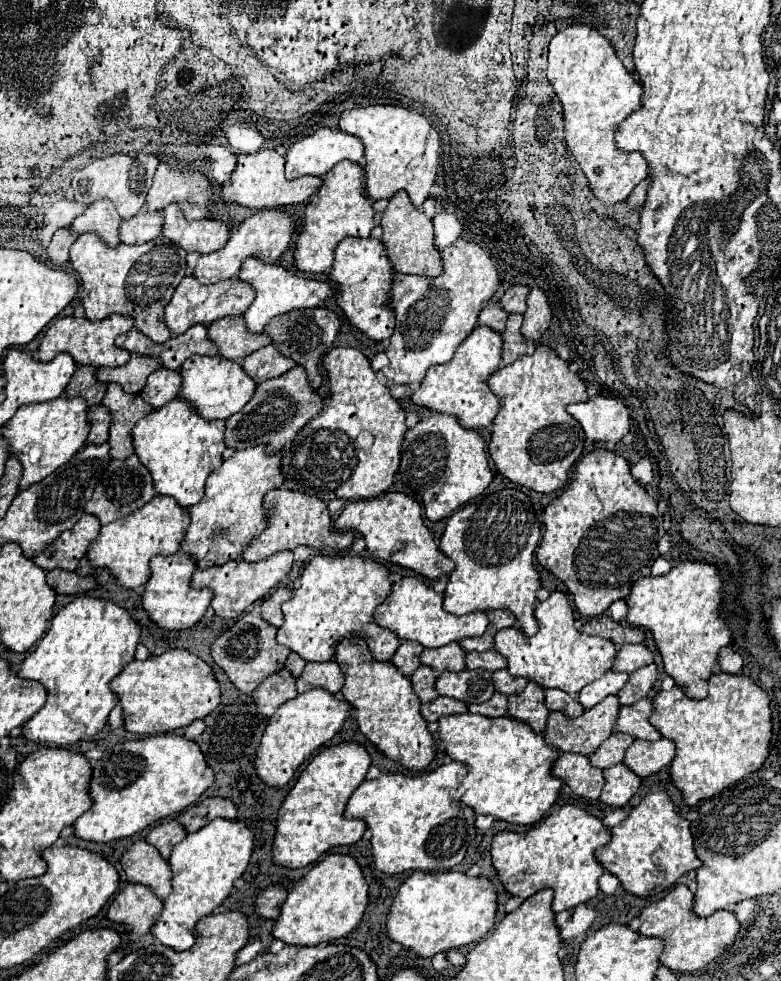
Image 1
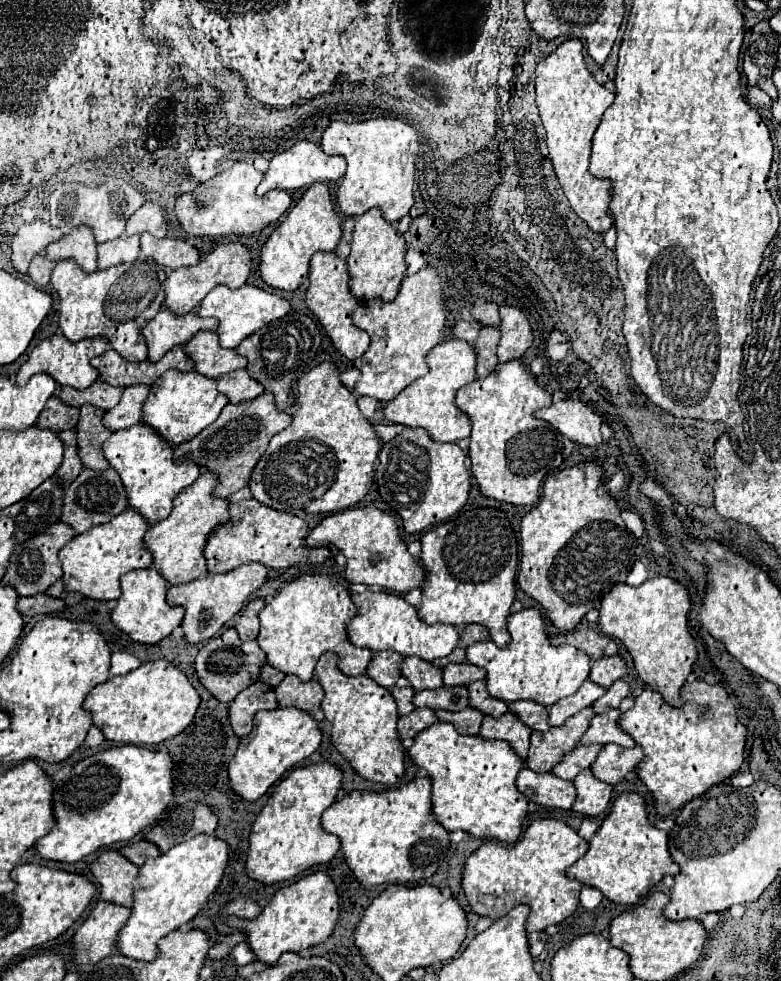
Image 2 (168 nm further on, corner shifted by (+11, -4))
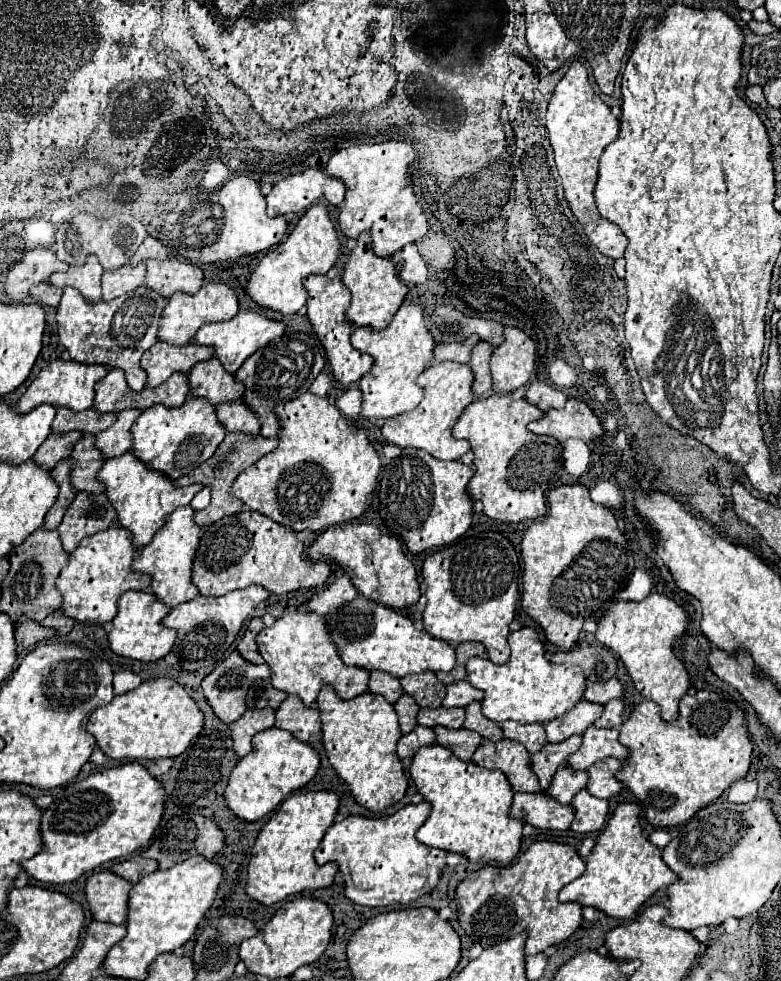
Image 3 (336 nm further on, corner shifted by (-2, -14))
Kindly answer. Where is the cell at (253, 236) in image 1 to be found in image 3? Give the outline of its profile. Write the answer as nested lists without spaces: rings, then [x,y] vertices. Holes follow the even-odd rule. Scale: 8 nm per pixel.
[[[205,282],[197,294],[185,294],[177,292],[169,298],[163,314],[161,314],[161,326],[159,326],[159,340],[165,340],[169,344],[185,344],[197,334],[197,330],[207,322],[221,322],[229,320],[239,312],[239,300],[235,294],[235,288],[225,282]]]

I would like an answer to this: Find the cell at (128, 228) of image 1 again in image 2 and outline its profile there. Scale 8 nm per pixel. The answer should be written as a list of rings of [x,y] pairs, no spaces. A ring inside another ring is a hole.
[[[138,236],[118,238],[118,240],[112,240],[106,244],[98,244],[98,270],[134,262],[138,258],[138,254],[140,254]]]

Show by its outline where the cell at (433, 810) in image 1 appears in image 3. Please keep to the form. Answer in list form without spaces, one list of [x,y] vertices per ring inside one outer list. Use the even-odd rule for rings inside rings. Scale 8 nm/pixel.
[[[407,804],[389,818],[347,816],[335,822],[315,850],[317,864],[337,862],[345,874],[345,894],[361,906],[405,906],[429,894],[441,880],[447,850],[429,848],[415,836],[419,826],[429,818],[431,804]]]

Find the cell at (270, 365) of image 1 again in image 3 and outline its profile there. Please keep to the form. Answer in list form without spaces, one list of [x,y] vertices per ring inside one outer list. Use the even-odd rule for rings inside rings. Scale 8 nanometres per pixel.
[[[243,398],[223,402],[221,406],[217,406],[217,418],[221,418],[227,432],[241,430],[247,434],[257,434],[261,430],[261,422],[257,414],[253,414],[251,406],[247,406]]]

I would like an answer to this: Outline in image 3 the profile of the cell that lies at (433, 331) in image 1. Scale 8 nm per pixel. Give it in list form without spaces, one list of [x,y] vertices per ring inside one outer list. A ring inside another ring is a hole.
[[[405,302],[391,324],[385,330],[373,330],[369,326],[355,328],[351,334],[351,342],[357,350],[367,352],[373,356],[371,370],[361,378],[359,388],[363,392],[363,416],[365,418],[393,418],[397,414],[413,410],[421,398],[425,396],[425,390],[417,384],[419,374],[429,366],[433,360],[435,340],[427,324],[427,312],[425,306],[415,302]]]

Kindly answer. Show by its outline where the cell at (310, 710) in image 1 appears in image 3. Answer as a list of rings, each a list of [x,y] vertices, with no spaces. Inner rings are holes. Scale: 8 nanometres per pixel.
[[[275,726],[267,728],[253,738],[251,754],[241,758],[233,768],[229,784],[225,788],[227,806],[239,818],[255,822],[273,812],[291,792],[303,788],[315,776],[319,766],[319,752],[311,744],[297,740],[289,730],[281,730]]]

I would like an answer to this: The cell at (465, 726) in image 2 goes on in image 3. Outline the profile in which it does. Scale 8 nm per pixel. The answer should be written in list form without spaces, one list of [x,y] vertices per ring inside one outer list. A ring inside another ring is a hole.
[[[437,726],[433,730],[437,734],[437,744],[451,748],[457,754],[457,758],[461,758],[461,760],[469,760],[473,756],[473,752],[477,750],[479,742],[483,740],[481,734],[467,730],[467,728],[449,730],[445,726]]]

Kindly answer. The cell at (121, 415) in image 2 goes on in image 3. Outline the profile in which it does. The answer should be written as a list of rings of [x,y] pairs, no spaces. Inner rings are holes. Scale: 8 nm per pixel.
[[[139,408],[123,410],[111,428],[97,434],[95,446],[99,446],[99,450],[105,454],[105,458],[113,458],[113,456],[119,456],[119,454],[131,450],[131,446],[133,446],[131,426],[141,416],[141,412],[143,410],[139,410]]]

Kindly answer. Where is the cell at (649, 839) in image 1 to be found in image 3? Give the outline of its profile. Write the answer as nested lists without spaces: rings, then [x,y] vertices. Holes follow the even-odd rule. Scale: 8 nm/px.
[[[627,802],[617,806],[609,818],[605,830],[599,834],[593,852],[589,854],[587,870],[583,876],[567,884],[559,892],[561,902],[579,902],[581,906],[593,906],[607,916],[621,920],[635,920],[641,906],[661,888],[677,882],[677,874],[663,862],[661,848],[651,844],[641,828],[641,806]]]

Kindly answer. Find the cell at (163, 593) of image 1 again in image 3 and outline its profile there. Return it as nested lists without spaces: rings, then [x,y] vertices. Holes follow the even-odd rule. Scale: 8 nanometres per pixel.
[[[127,590],[119,598],[119,612],[113,618],[113,630],[109,632],[109,644],[111,650],[117,654],[123,654],[127,658],[143,660],[143,662],[153,662],[169,654],[177,640],[177,632],[173,628],[167,628],[163,618],[169,614],[169,606],[159,602],[151,592],[139,592],[139,590]]]

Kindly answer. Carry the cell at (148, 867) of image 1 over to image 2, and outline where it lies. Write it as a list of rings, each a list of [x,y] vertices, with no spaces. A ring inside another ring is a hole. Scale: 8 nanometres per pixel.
[[[114,850],[102,852],[90,866],[100,888],[100,900],[118,906],[132,906],[132,882],[138,876],[138,866],[130,864]]]

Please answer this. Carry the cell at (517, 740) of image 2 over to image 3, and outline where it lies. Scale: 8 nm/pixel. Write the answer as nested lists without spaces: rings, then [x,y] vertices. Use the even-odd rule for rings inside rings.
[[[489,738],[481,740],[481,746],[473,754],[473,762],[483,768],[499,768],[507,774],[509,782],[517,792],[537,792],[541,790],[539,780],[531,768],[531,754],[521,742],[515,740],[499,740],[493,742]]]

